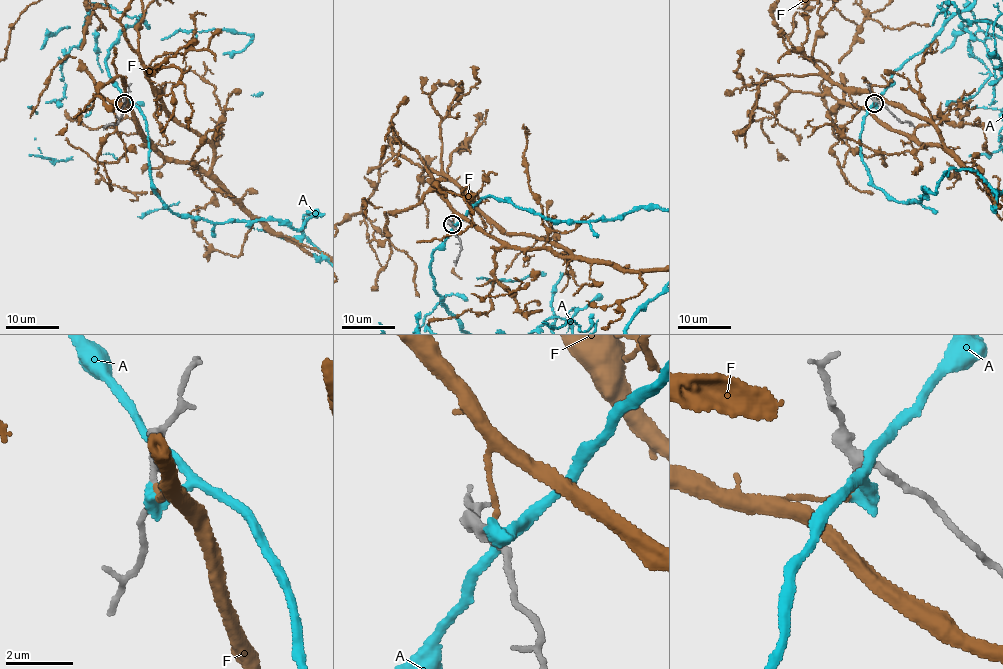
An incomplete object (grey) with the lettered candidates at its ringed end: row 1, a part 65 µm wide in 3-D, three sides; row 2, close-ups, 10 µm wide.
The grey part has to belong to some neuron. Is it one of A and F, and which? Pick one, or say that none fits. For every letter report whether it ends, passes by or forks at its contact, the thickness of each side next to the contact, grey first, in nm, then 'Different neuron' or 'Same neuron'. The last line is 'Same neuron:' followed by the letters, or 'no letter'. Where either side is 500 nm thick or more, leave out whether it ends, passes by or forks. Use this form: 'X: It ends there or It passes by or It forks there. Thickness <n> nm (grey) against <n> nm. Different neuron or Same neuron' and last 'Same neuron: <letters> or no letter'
A: Thickness 240 nm (grey) against 550 nm. Different neuron
F: It ends there. Thickness 240 nm (grey) against 160 nm. Same neuron
Same neuron: F

